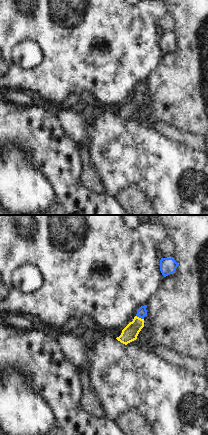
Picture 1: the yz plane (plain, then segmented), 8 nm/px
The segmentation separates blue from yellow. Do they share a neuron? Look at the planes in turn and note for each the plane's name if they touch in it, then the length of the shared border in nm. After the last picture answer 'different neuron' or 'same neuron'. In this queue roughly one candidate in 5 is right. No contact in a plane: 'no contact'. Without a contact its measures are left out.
yz | 70 nm

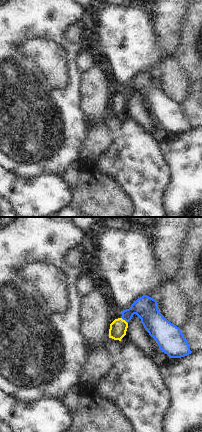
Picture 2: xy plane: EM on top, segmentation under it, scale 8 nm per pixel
xy | 80 nm

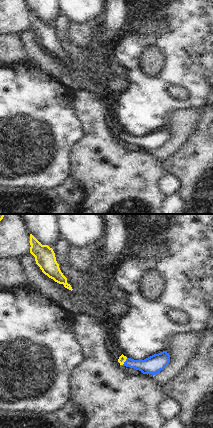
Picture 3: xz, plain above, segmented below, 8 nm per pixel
xz | 80 nm

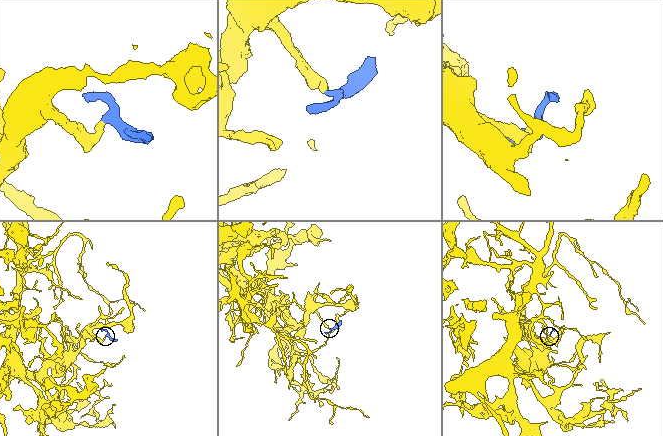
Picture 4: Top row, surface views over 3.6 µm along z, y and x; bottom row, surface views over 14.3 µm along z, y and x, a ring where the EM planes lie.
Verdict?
same neuron

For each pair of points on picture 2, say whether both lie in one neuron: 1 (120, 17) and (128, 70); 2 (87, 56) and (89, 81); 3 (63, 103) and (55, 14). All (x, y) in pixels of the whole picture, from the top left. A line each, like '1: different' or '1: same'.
1: same
2: different
3: same

